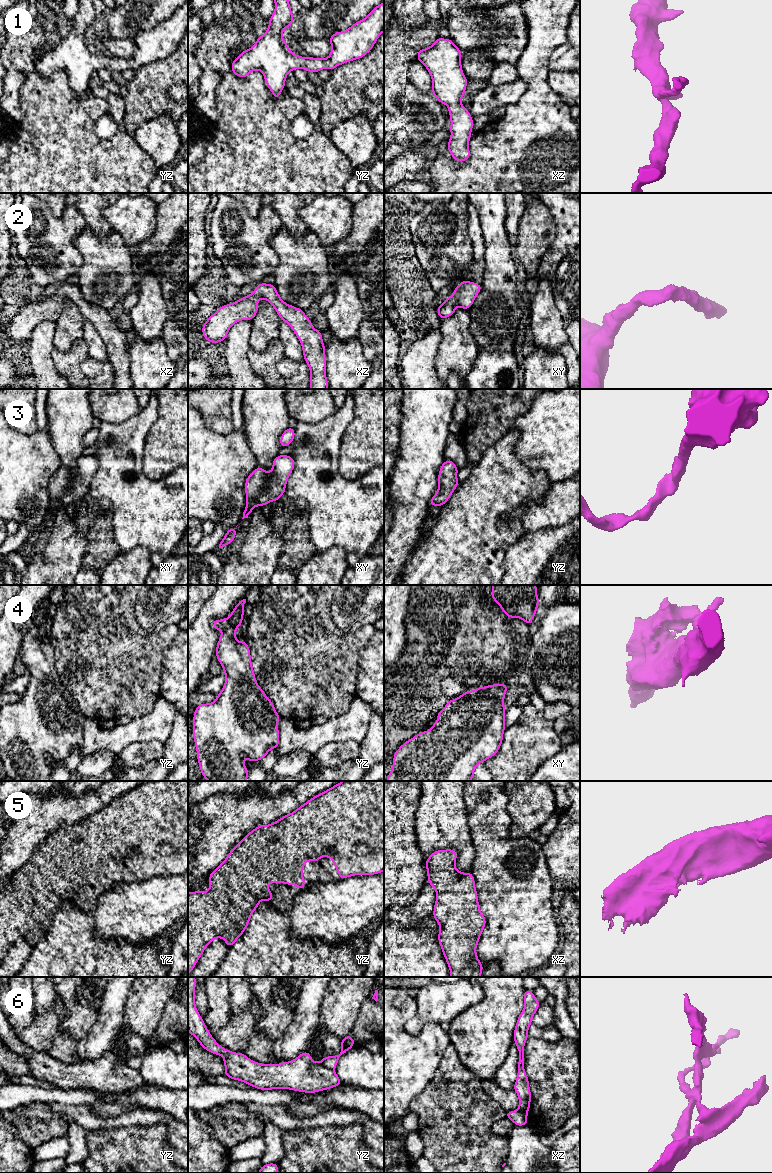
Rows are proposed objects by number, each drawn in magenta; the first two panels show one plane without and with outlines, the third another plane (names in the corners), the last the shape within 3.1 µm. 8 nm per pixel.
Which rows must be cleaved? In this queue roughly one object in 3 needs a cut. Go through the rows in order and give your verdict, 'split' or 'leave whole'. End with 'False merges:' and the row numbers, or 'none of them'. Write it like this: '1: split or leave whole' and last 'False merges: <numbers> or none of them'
1: leave whole
2: leave whole
3: leave whole
4: leave whole
5: leave whole
6: split
False merges: 6

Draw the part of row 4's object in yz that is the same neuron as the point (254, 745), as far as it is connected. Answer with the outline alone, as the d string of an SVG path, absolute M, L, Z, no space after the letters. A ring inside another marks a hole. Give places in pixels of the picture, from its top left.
M246 599L239 601L228 618L213 620L213 628L222 631L215 656L223 667L225 684L214 702L199 703L193 714L197 760L202 776L208 781L247 781L249 771L243 759L260 761L271 749L279 748L278 721L281 717L255 679L246 640L239 643L236 639L245 603Z

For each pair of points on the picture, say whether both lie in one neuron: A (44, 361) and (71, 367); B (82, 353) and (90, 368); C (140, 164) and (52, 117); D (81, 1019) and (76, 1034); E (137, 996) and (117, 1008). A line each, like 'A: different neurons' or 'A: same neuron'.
A: different neurons
B: different neurons
C: same neuron
D: same neuron
E: different neurons

